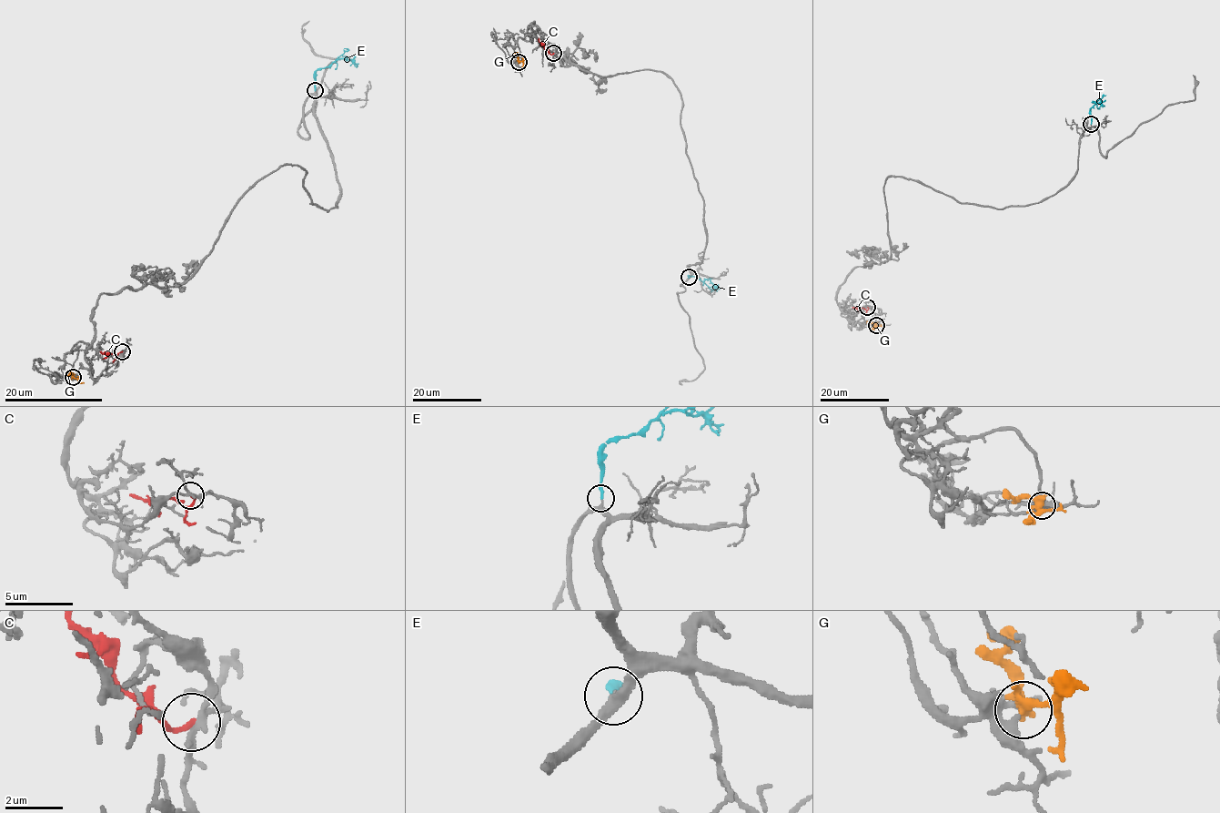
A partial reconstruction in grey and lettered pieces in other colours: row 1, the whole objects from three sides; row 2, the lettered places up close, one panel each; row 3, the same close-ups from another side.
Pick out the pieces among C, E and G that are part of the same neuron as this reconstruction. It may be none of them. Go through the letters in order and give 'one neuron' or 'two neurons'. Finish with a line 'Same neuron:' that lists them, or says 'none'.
C: two neurons
E: one neuron
G: two neurons
Same neuron: E

